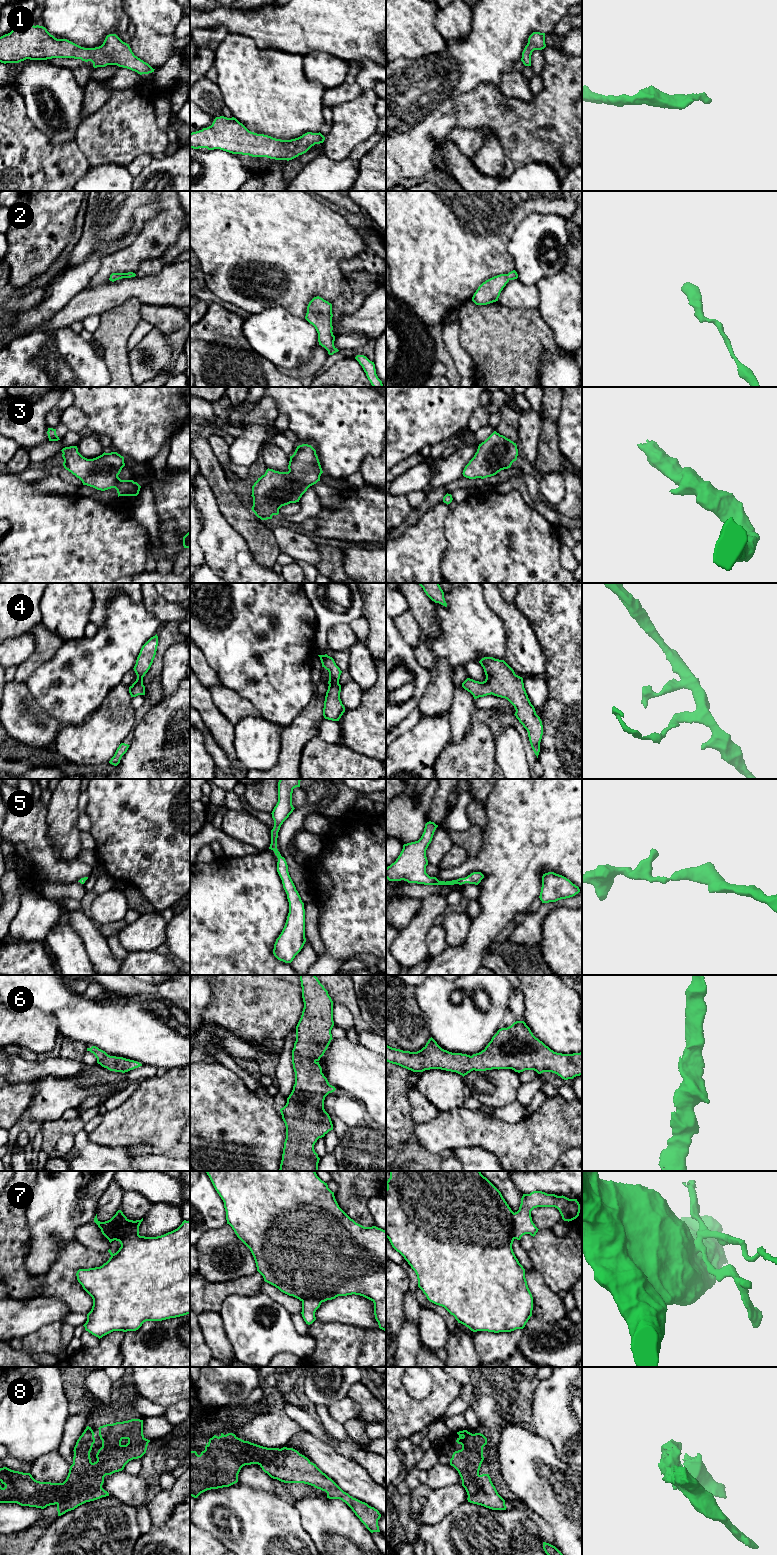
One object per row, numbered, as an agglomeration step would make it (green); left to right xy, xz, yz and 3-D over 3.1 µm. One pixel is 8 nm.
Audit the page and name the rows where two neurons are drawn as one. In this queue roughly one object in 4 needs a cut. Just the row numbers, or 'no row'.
7, 8

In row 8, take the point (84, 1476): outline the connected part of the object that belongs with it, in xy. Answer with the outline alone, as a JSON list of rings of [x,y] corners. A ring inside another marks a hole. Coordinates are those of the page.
[[[131,1419],[113,1424],[100,1426],[99,1436],[102,1447],[96,1454],[97,1461],[92,1463],[90,1452],[95,1443],[94,1432],[87,1426],[74,1447],[73,1464],[70,1466],[68,1476],[63,1483],[40,1482],[35,1480],[30,1473],[11,1470],[7,1467],[0,1468],[0,1503],[17,1503],[44,1509],[47,1506],[58,1504],[64,1500],[74,1498],[85,1492],[93,1492],[104,1483],[104,1477],[122,1471],[125,1465],[141,1458],[147,1450],[150,1440],[143,1435],[143,1420]]]

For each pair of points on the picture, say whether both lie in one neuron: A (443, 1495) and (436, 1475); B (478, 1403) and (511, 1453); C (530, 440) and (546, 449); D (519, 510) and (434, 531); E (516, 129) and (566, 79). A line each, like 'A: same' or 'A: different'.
A: different
B: different
C: different
D: different
E: same

